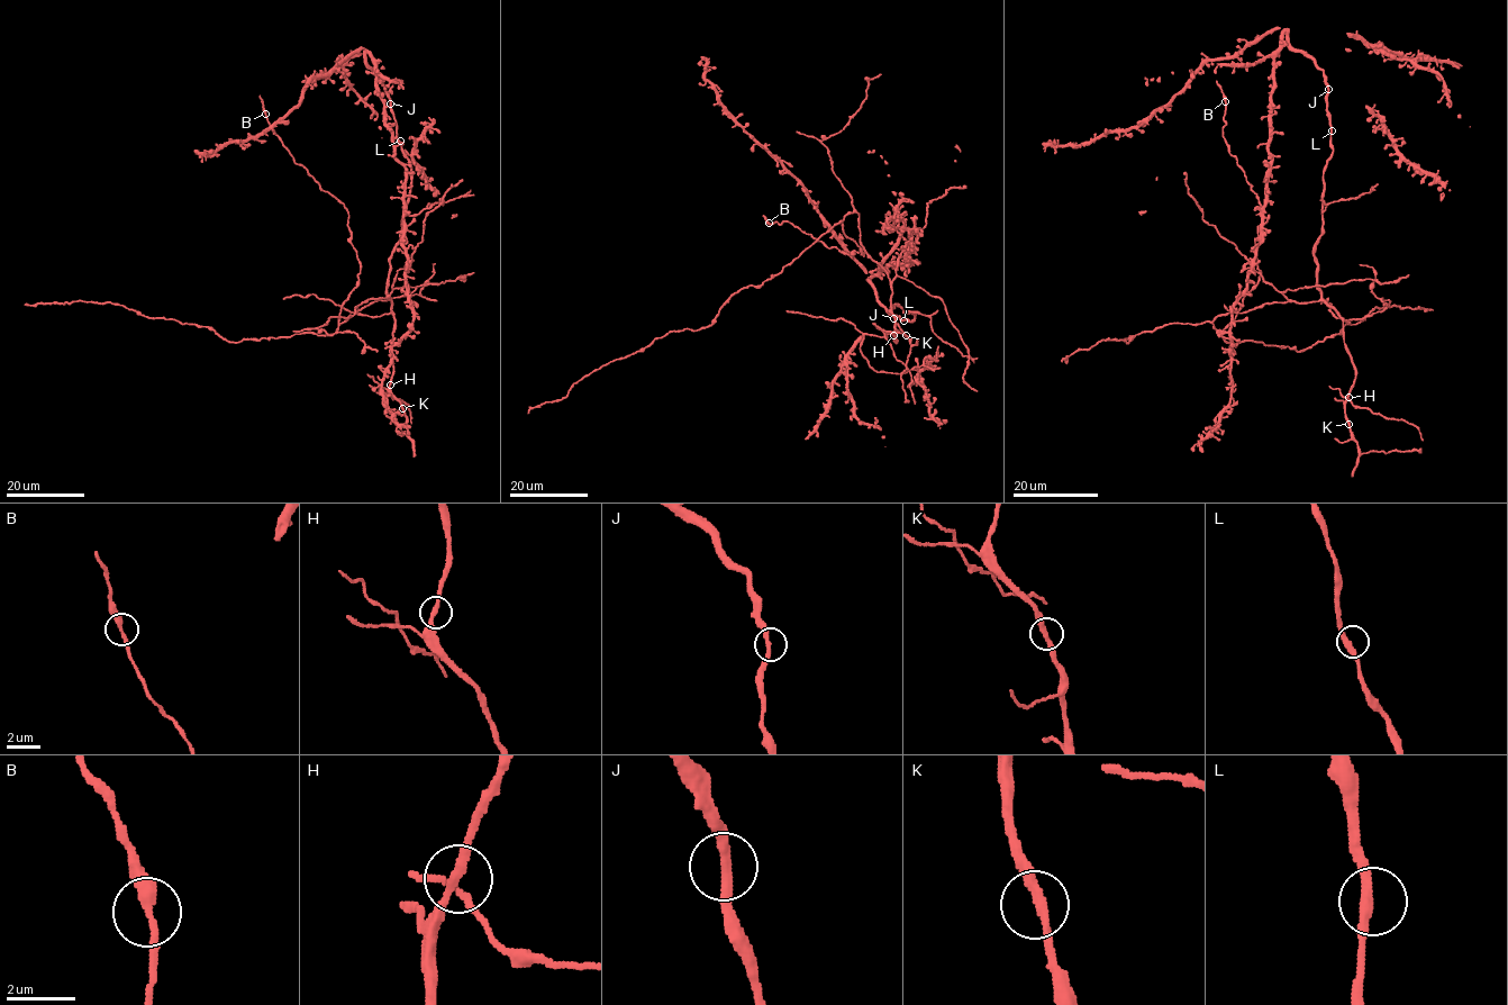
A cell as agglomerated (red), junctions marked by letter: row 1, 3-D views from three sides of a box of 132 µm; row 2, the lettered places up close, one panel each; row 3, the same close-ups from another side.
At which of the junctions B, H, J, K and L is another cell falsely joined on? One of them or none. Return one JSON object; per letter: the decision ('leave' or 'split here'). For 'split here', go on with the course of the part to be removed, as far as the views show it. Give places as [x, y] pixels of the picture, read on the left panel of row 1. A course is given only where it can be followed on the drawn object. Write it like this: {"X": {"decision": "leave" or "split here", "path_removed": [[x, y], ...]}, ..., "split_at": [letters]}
{"B": {"decision": "leave"}, "H": {"decision": "leave"}, "J": {"decision": "leave"}, "K": {"decision": "leave"}, "L": {"decision": "leave"}, "split_at": []}

